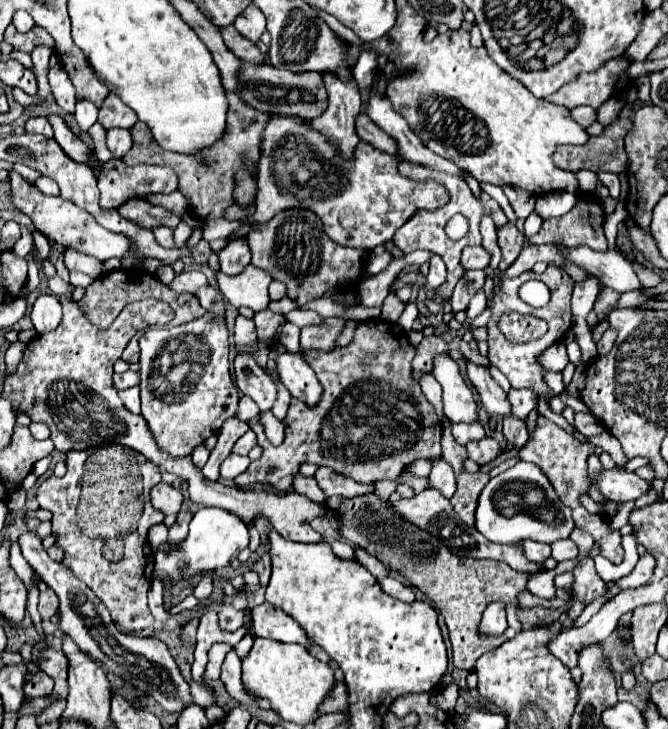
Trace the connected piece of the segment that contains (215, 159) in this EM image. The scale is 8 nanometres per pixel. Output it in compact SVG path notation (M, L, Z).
M227 92L229 100L229 112L227 112L227 132L217 146L205 150L205 156L209 158L207 164L197 162L193 156L183 156L183 154L173 154L161 150L155 142L153 136L149 134L149 128L143 122L137 122L131 128L133 134L133 148L123 156L123 162L127 166L135 164L159 164L159 166L171 166L177 176L179 176L179 192L189 200L189 206L193 206L193 214L201 220L211 220L211 218L221 218L223 210L233 204L233 188L235 188L235 172L249 166L257 170L259 164L259 134L263 132L269 114L257 112L249 104L245 104L237 94Z

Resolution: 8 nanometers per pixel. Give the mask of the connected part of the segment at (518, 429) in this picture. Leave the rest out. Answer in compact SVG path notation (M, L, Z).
M509 416L509 418L503 418L503 434L509 442L515 444L517 450L521 450L529 438L529 432L527 432L527 422L521 420L521 418L515 418L515 416Z

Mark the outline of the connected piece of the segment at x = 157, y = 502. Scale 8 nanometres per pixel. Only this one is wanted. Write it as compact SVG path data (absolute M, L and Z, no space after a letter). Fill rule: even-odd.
M159 482L151 488L151 504L163 514L177 514L181 508L183 496L167 482Z

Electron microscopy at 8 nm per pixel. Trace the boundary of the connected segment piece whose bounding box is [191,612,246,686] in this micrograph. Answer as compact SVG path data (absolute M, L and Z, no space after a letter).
M207 612L201 616L201 624L197 630L197 648L195 648L195 662L191 666L191 674L193 680L201 686L205 686L203 682L203 674L205 674L205 666L207 666L207 650L211 648L211 644L215 642L227 642L231 646L235 646L245 635L246 629L239 628L235 632L226 632L219 628L217 624L217 614L215 612Z

